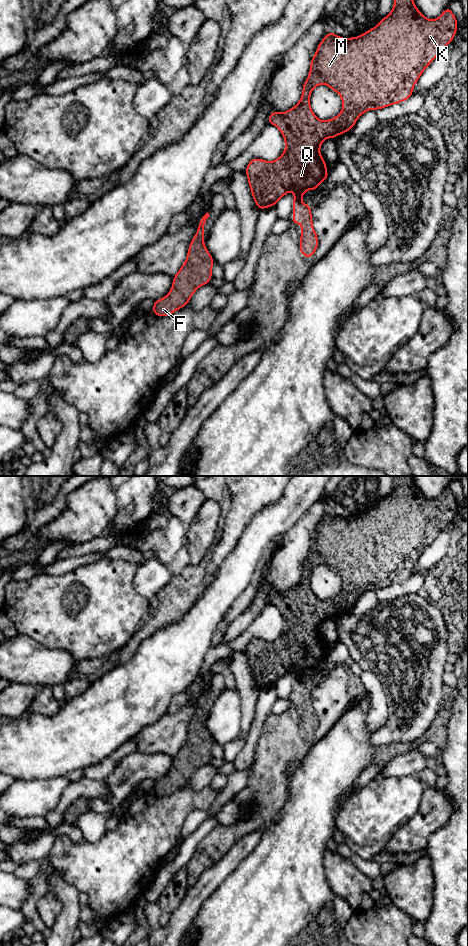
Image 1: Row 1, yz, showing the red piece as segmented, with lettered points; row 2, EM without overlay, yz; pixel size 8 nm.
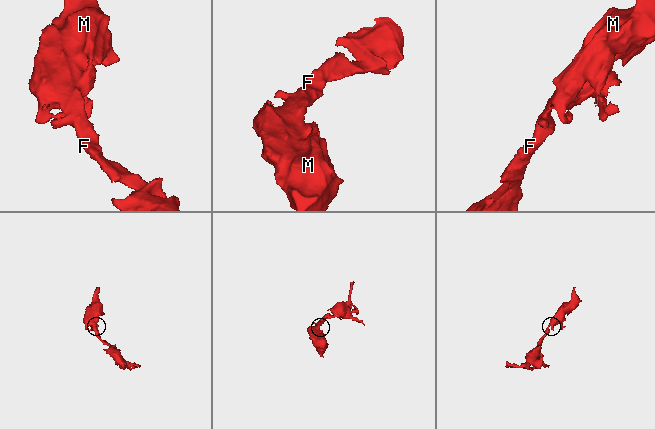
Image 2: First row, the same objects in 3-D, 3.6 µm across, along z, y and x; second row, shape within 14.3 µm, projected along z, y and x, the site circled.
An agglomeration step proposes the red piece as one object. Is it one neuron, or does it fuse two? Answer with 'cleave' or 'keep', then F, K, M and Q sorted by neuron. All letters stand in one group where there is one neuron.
keep | F K M Q

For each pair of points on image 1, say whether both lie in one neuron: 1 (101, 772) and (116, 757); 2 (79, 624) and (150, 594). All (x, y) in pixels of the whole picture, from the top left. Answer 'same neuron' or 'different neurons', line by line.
1: same neuron
2: different neurons

